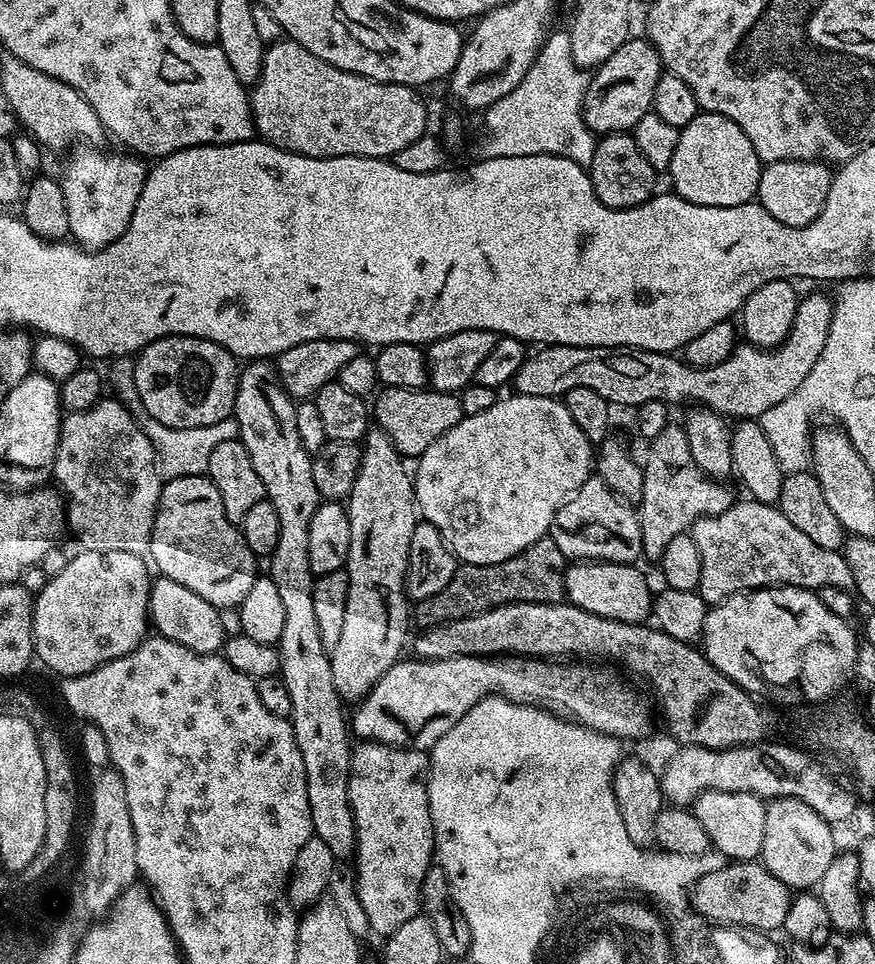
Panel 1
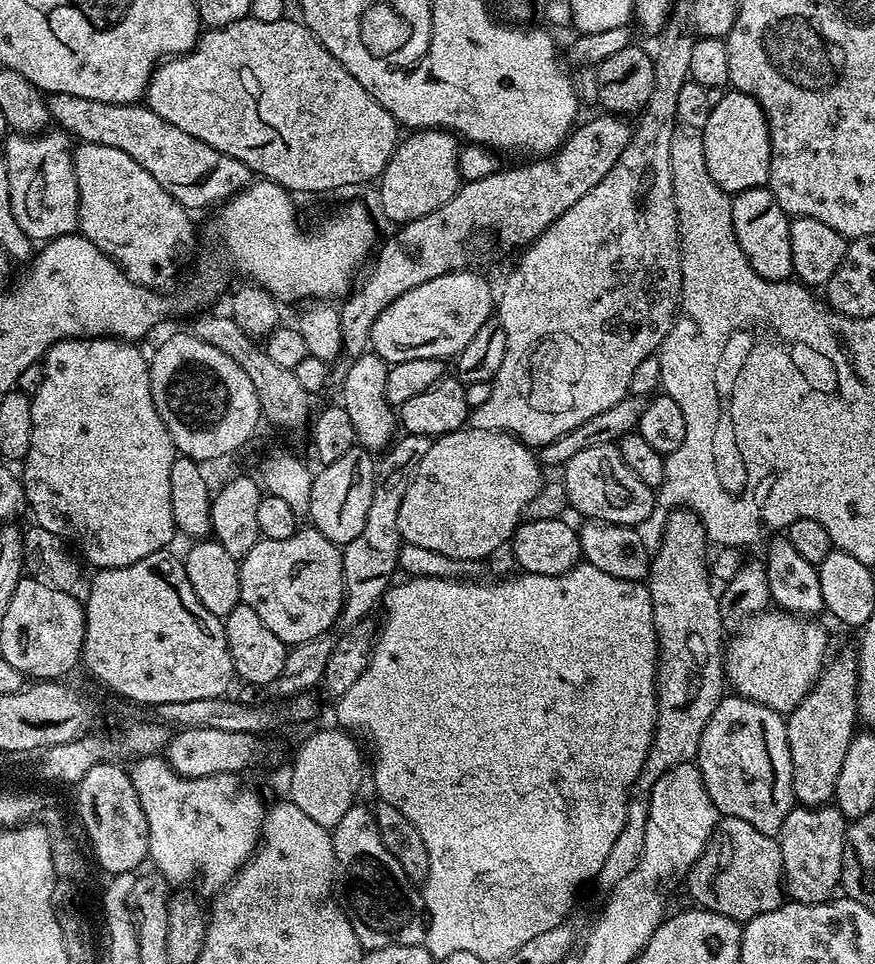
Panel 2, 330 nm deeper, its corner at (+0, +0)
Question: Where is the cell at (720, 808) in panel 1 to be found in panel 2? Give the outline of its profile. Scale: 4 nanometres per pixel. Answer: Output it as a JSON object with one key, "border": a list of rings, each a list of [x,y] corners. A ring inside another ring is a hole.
{"border":[[[725,695],[702,730],[694,763],[721,817],[742,818],[764,836],[779,833],[786,814],[794,807],[788,725],[781,713],[744,696]]]}

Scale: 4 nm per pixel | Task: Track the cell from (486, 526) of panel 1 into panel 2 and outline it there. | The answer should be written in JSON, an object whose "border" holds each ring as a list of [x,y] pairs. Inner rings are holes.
{"border":[[[465,426],[457,432],[437,436],[432,441],[426,458],[418,462],[404,489],[402,506],[398,506],[398,530],[405,544],[438,550],[459,560],[483,561],[484,556],[496,552],[511,541],[517,524],[524,516],[524,507],[538,494],[542,483],[542,465],[537,453],[524,441],[506,432],[487,432]]]}

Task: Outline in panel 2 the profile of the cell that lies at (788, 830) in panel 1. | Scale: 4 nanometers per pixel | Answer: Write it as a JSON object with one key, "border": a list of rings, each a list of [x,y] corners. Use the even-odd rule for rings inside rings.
{"border":[[[855,651],[840,652],[825,663],[812,691],[806,693],[800,705],[793,712],[787,713],[788,745],[790,746],[790,762],[792,763],[792,795],[797,805],[806,808],[818,808],[827,805],[835,797],[838,773],[842,770],[842,762],[846,759],[846,750],[850,746],[854,733],[858,728],[856,715],[856,669]]]}

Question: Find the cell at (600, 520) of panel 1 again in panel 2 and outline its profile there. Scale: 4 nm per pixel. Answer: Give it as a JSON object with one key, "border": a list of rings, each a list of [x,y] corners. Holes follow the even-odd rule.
{"border":[[[616,444],[578,450],[578,454],[563,465],[562,472],[571,511],[581,512],[585,521],[636,528],[643,520],[650,519],[656,508],[653,489],[648,488],[646,482],[626,466],[626,462],[622,462],[622,454]]]}

